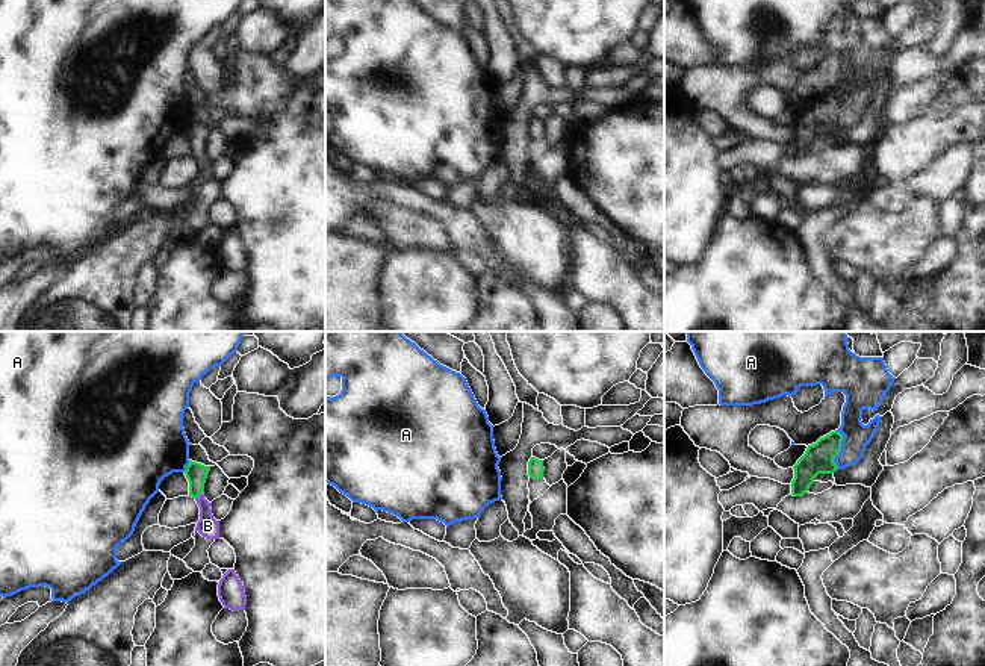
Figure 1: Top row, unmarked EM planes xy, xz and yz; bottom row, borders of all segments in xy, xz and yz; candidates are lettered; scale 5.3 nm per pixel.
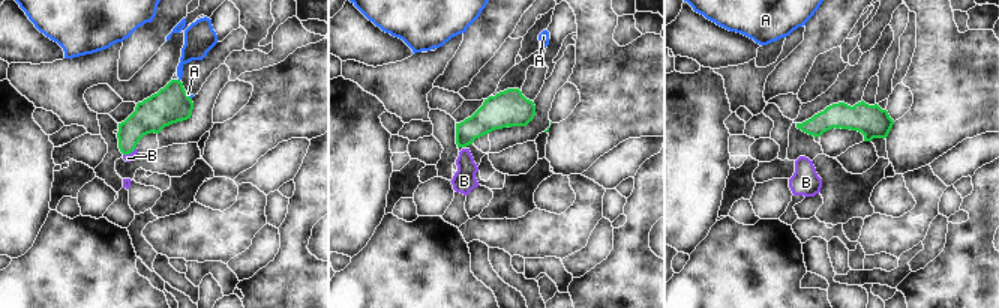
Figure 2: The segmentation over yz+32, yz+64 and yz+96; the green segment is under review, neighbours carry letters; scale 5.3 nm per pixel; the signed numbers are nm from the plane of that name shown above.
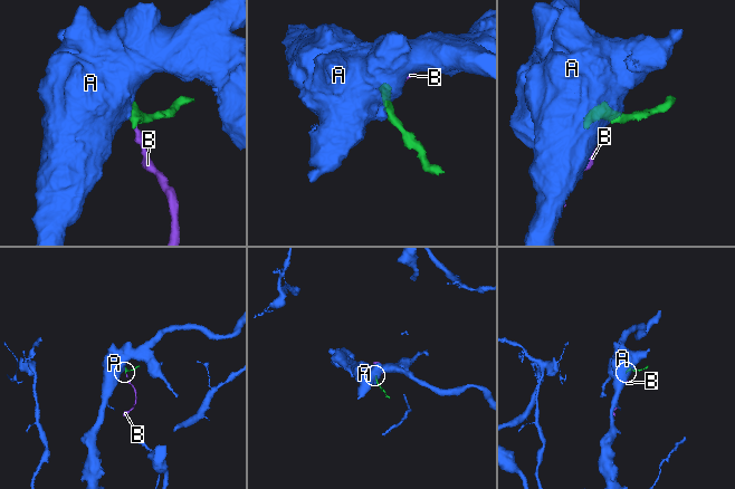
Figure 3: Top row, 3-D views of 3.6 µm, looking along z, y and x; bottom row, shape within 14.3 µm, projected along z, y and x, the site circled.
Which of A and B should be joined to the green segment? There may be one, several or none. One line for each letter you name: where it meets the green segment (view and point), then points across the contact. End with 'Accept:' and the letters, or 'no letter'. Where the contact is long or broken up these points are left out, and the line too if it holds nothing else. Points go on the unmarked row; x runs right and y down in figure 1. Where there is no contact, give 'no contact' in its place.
B: meets green in xy at (198, 156); runs through xy (195, 133), (198, 156), (205, 167), (208, 186)
Accept: B

